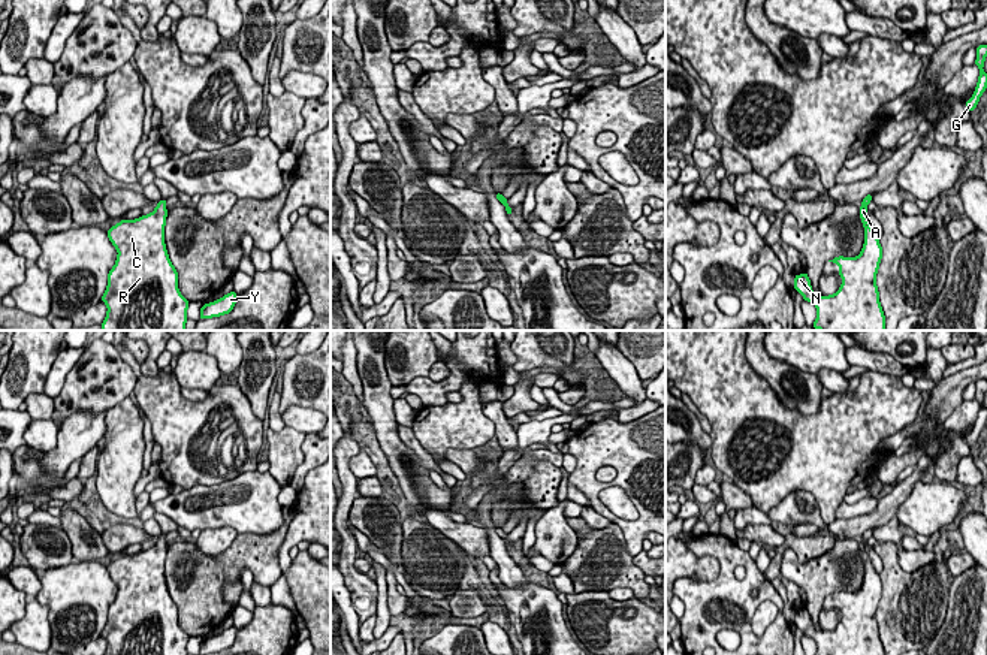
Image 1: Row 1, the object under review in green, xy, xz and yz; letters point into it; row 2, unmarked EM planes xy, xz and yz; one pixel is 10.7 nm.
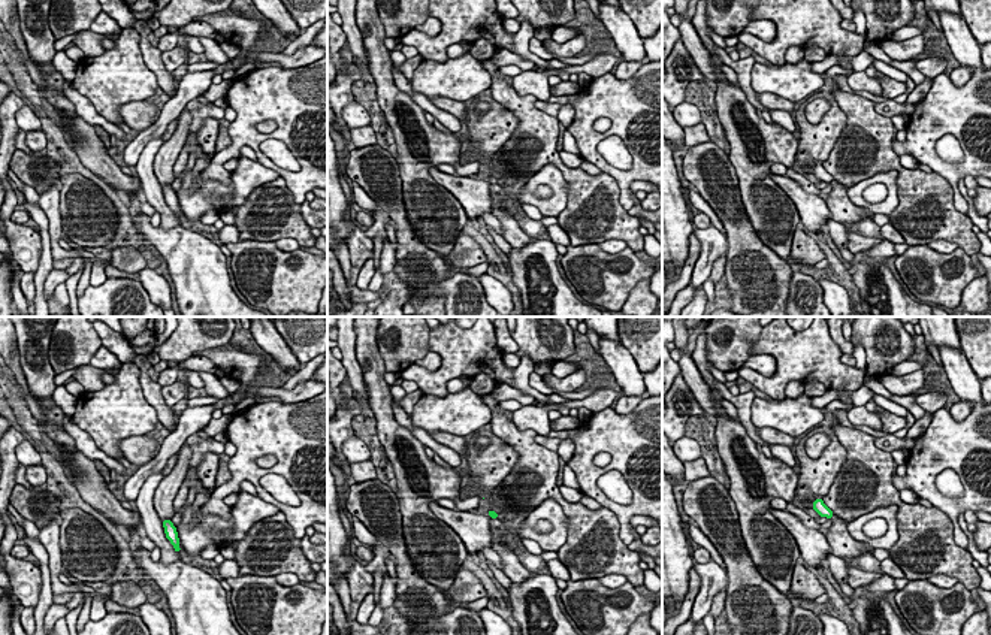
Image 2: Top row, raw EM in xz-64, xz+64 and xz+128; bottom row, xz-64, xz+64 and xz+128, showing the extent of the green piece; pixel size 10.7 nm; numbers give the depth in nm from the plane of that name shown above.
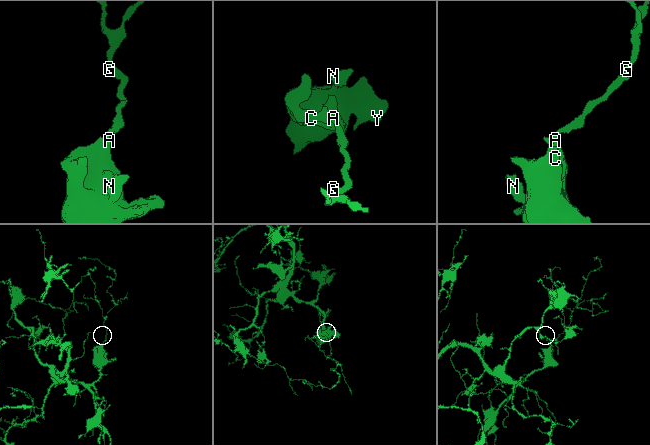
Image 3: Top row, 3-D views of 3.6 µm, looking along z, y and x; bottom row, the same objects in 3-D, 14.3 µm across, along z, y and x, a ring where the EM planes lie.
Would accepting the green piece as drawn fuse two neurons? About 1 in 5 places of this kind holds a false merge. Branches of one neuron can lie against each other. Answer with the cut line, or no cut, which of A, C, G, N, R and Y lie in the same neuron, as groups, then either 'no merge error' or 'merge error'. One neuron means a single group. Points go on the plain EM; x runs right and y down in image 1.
cut none; groups A C G N R Y; no merge error

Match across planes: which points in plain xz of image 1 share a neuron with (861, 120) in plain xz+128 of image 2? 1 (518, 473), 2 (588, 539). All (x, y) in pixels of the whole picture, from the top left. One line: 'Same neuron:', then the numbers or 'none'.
Same neuron: 2

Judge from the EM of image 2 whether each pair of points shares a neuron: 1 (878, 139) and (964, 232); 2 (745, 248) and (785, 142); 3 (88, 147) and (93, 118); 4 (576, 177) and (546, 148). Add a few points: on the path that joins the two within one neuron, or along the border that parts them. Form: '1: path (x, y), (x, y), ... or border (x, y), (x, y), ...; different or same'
1: path (893, 163), (940, 211); same
2: border (739, 193), (751, 226), (758, 238), (775, 253); different
3: border (78, 115), (93, 126); different
4: path (568, 174), (550, 156); same

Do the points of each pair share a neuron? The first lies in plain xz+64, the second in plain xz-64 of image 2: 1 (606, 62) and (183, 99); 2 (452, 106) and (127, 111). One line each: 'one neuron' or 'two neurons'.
1: one neuron
2: one neuron

